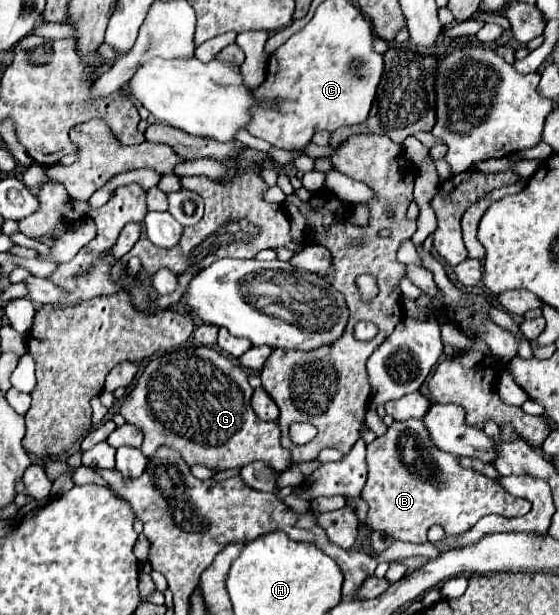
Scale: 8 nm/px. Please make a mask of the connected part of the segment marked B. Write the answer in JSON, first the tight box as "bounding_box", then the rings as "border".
{"bounding_box":[362,419,532,543],"border":[[[408,419],[408,421],[394,421],[388,427],[388,433],[382,437],[376,437],[366,447],[366,465],[368,465],[368,479],[362,489],[362,499],[368,503],[368,515],[366,525],[370,529],[388,531],[400,541],[408,543],[424,543],[424,535],[432,525],[442,525],[448,535],[456,535],[472,527],[478,519],[490,513],[498,513],[504,517],[520,517],[526,515],[532,505],[526,499],[514,497],[508,491],[504,491],[500,485],[496,485],[492,479],[472,471],[462,469],[452,453],[446,453],[438,449],[428,439],[428,431],[422,423],[422,419]]]}

